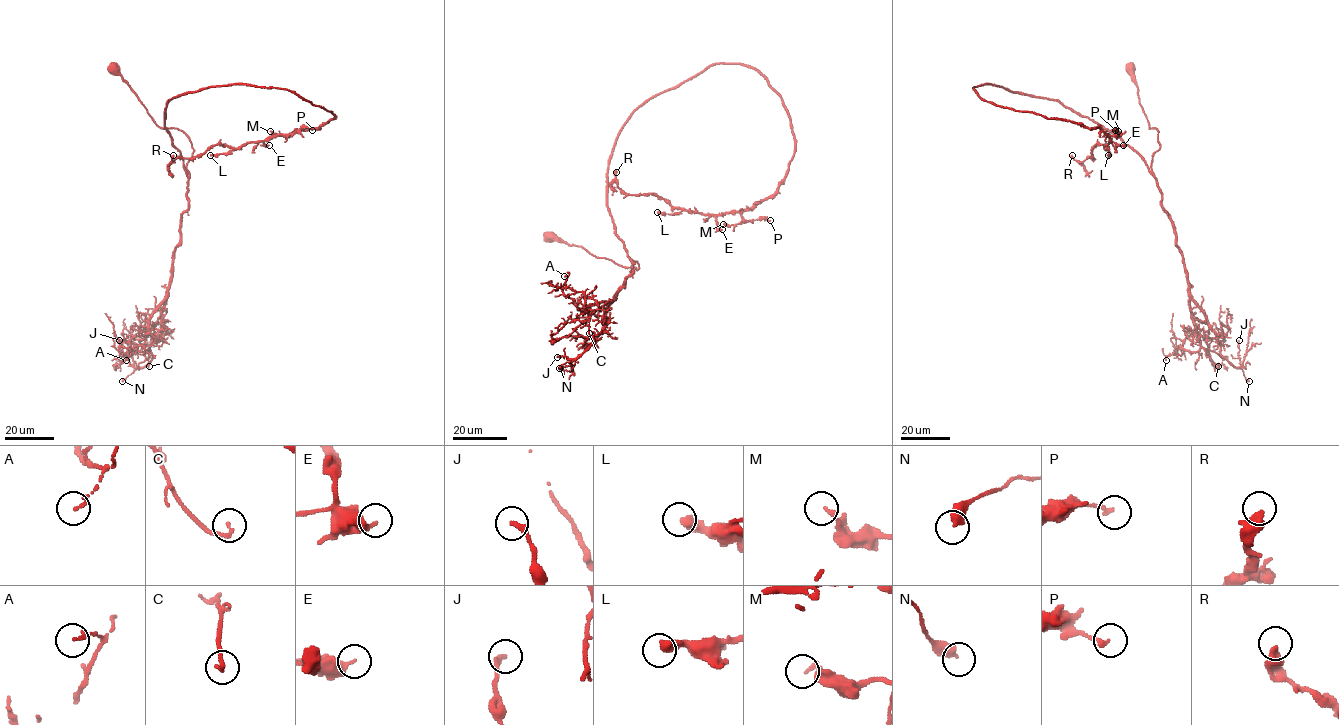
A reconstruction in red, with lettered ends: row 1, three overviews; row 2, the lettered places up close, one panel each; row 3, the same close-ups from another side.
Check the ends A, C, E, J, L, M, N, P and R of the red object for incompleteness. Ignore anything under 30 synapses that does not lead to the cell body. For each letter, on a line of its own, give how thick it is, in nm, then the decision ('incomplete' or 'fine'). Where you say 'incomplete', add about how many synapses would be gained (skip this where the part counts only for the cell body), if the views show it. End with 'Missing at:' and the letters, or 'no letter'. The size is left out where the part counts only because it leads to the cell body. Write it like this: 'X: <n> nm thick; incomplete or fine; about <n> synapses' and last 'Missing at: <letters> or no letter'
A: 130 nm thick; fine
C: 180 nm thick; fine
E: 420 nm thick; fine
J: 240 nm thick; fine
L: 400 nm thick; incomplete; about 30 synapses
M: 190 nm thick; fine
N: 440 nm thick; fine
P: 180 nm thick; fine
R: 360 nm thick; fine
Missing at: L

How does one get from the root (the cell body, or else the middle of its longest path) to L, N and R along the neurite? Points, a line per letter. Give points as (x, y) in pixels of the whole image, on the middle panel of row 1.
L: (550, 236), (637, 269), (607, 206), (619, 131), (710, 66), (755, 69), (790, 120), (784, 181), (657, 212)
N: (550, 236), (623, 266), (639, 265), (631, 259), (632, 272), (610, 302), (602, 331), (559, 368)
R: (550, 236), (638, 268), (615, 139), (710, 66), (755, 69), (790, 120), (784, 181), (745, 210), (616, 172)

